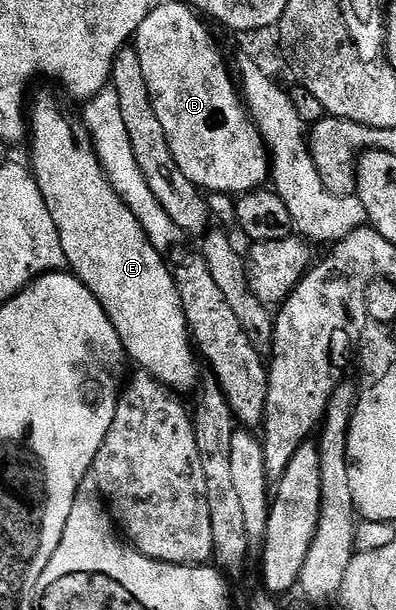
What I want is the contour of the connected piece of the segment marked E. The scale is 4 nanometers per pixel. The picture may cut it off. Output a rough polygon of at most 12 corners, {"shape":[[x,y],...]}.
{"shape":[[32,98],[33,177],[128,360],[199,385],[174,270],[89,130]]}

